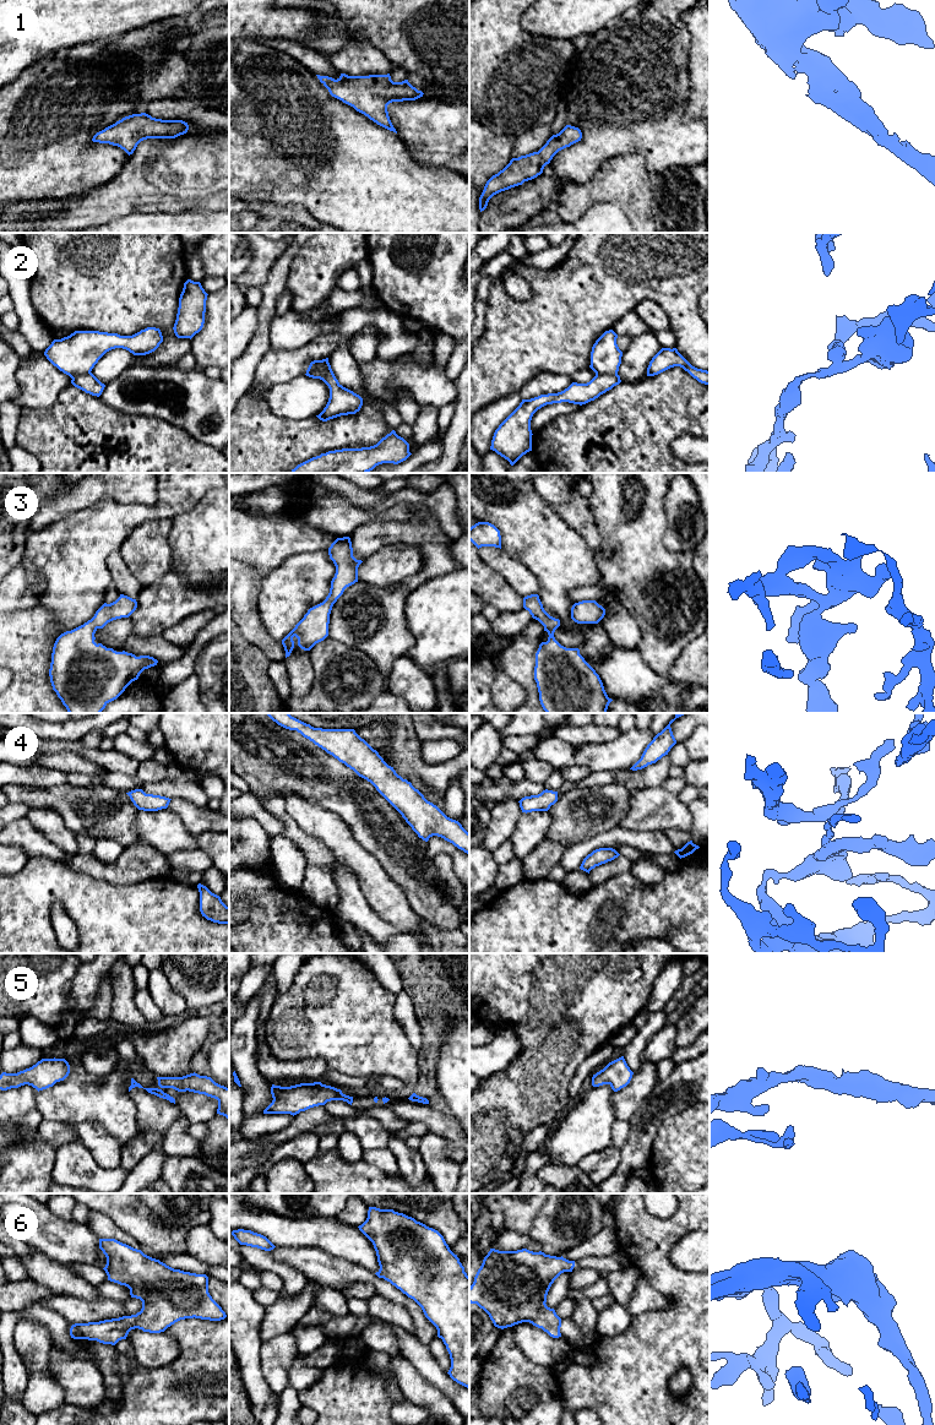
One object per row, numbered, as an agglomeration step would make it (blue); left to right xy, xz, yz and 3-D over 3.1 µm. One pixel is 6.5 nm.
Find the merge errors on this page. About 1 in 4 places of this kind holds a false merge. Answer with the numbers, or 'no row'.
2

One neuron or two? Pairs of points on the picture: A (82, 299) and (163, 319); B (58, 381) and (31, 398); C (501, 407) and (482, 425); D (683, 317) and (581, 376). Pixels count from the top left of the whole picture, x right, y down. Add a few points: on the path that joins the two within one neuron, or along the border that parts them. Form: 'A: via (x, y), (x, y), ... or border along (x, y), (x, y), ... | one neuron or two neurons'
A: via (102, 299), (143, 299) | one neuron
B: via (52, 381), (48, 381), (37, 392) | one neuron
C: via (496, 412), (487, 420) | one neuron
D: border along (588, 366), (576, 370), (570, 375) | two neurons

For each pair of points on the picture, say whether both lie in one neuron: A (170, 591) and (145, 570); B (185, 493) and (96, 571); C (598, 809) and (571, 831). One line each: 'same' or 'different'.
A: different
B: same
C: same

